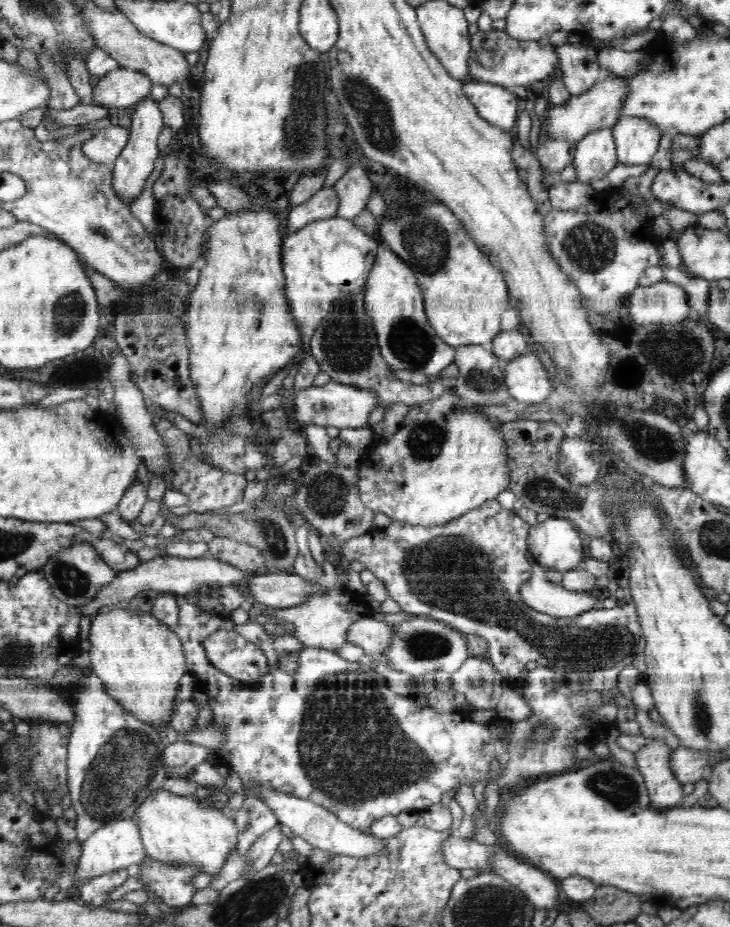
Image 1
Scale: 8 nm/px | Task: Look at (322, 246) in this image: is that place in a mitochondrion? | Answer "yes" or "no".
no

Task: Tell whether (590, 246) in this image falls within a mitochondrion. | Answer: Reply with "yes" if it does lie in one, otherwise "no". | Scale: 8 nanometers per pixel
yes

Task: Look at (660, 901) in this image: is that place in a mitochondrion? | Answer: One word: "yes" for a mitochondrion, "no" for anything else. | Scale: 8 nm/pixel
no

